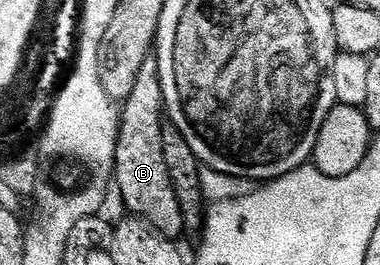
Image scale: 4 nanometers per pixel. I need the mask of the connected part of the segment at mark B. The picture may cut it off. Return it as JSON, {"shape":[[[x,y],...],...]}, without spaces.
{"shape":[[[150,57],[138,69],[138,77],[134,81],[134,89],[130,97],[123,100],[120,111],[120,132],[116,138],[116,162],[114,172],[114,185],[118,188],[125,201],[127,210],[137,219],[144,220],[149,227],[169,239],[179,240],[179,235],[185,234],[182,221],[182,209],[178,205],[178,197],[174,194],[174,185],[170,181],[170,173],[166,169],[166,157],[162,155],[162,129],[165,125],[166,108],[164,106],[164,94],[162,93],[162,81],[158,71],[158,61]]]}

